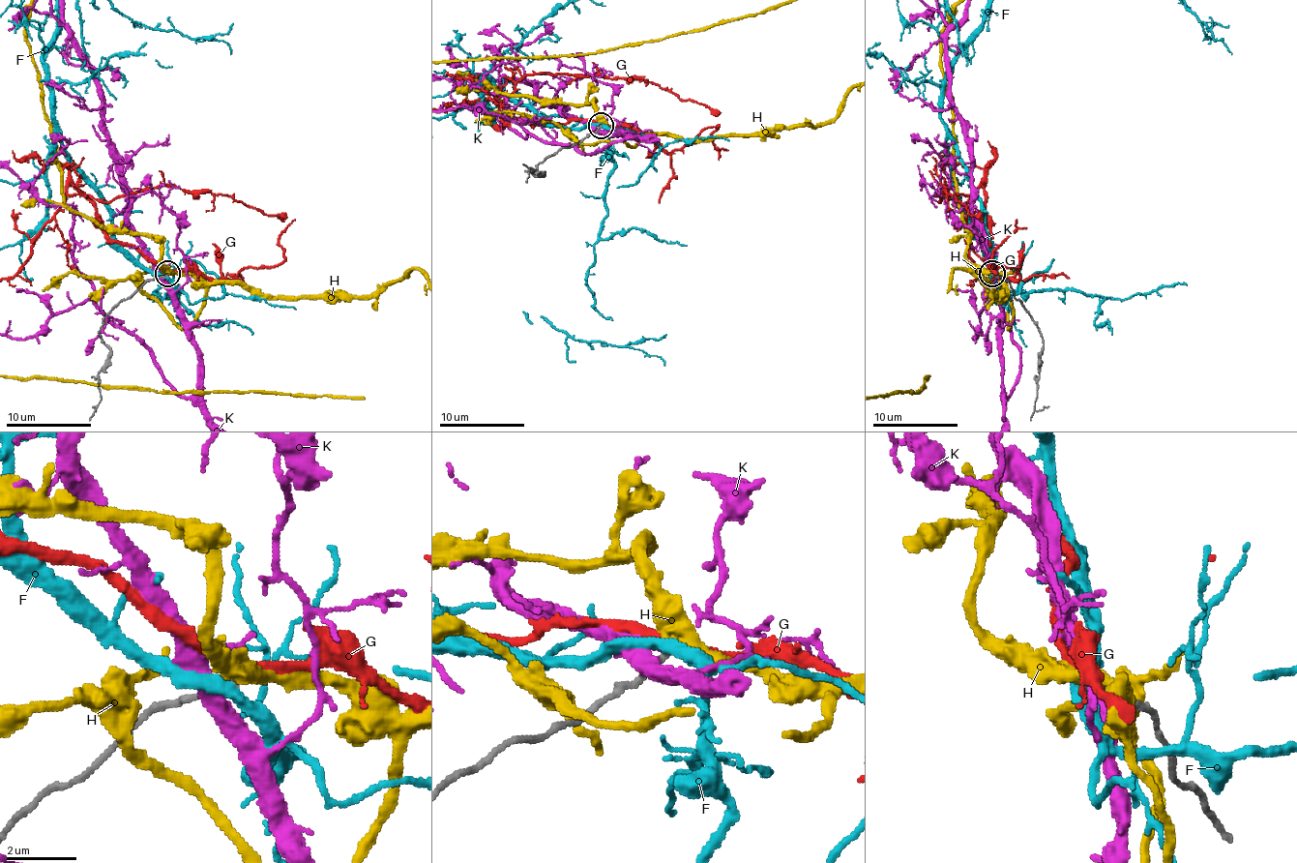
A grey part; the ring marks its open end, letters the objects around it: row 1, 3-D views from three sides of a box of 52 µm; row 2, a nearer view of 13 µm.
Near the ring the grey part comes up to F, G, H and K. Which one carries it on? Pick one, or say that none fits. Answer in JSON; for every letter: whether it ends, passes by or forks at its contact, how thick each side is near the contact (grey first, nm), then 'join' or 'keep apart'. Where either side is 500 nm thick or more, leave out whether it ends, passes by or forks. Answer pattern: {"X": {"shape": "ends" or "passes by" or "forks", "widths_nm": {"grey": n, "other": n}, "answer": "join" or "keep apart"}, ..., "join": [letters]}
{"F": {"shape": "passes by", "widths_nm": {"grey": 180, "other": 340}, "answer": "keep apart"}, "G": {"shape": "passes by", "widths_nm": {"grey": 160, "other": 240}, "answer": "join"}, "H": {"shape": "passes by", "widths_nm": {"grey": 160, "other": 400}, "answer": "keep apart"}, "K": {"shape": "passes by", "widths_nm": {"grey": 240, "other": 460}, "answer": "keep apart"}, "join": ["G"]}

